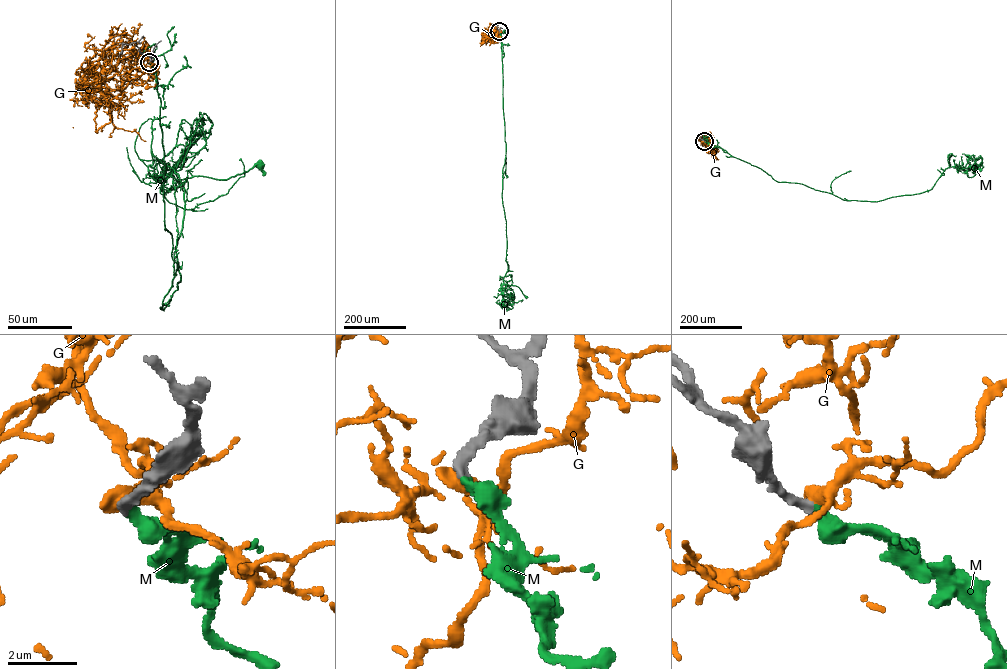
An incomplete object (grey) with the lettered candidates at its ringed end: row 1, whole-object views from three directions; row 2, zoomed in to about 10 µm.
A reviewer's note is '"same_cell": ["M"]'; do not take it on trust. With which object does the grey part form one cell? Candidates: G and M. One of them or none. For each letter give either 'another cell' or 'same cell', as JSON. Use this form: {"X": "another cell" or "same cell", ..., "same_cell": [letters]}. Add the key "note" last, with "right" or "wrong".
{"G": "another cell", "M": "same cell", "same_cell": ["M"], "note": "right"}

